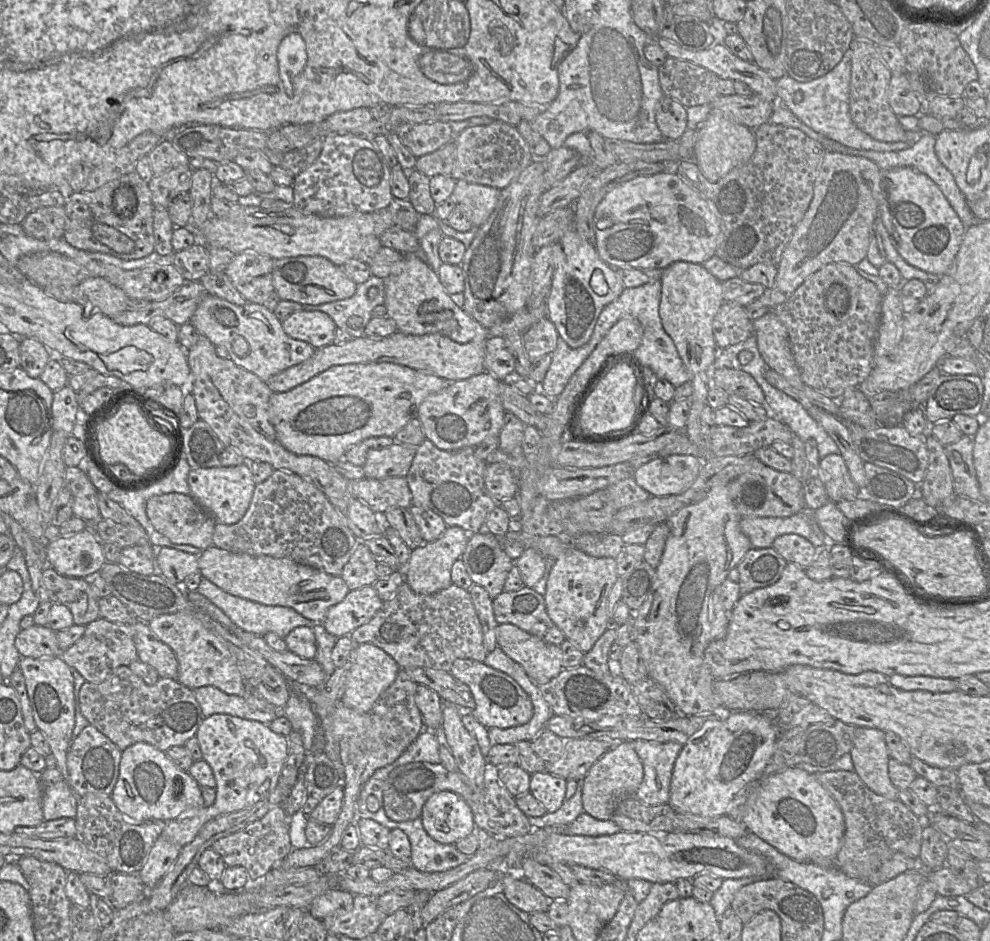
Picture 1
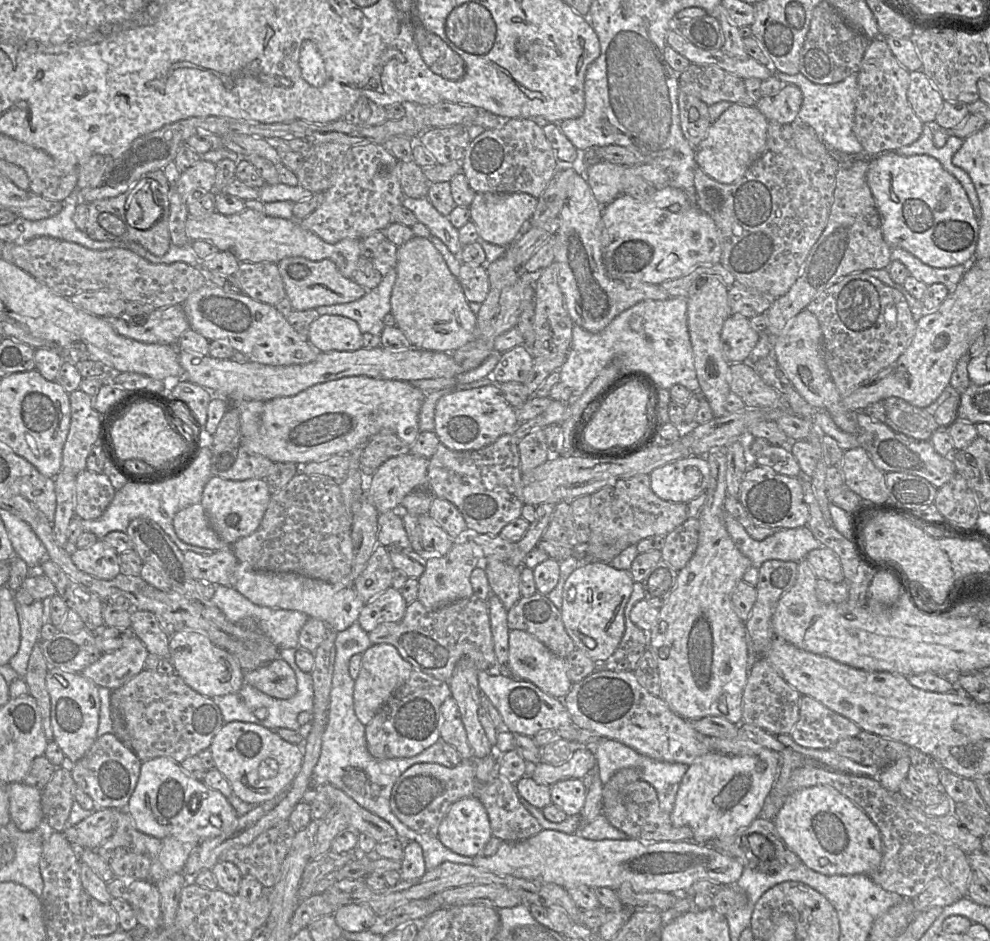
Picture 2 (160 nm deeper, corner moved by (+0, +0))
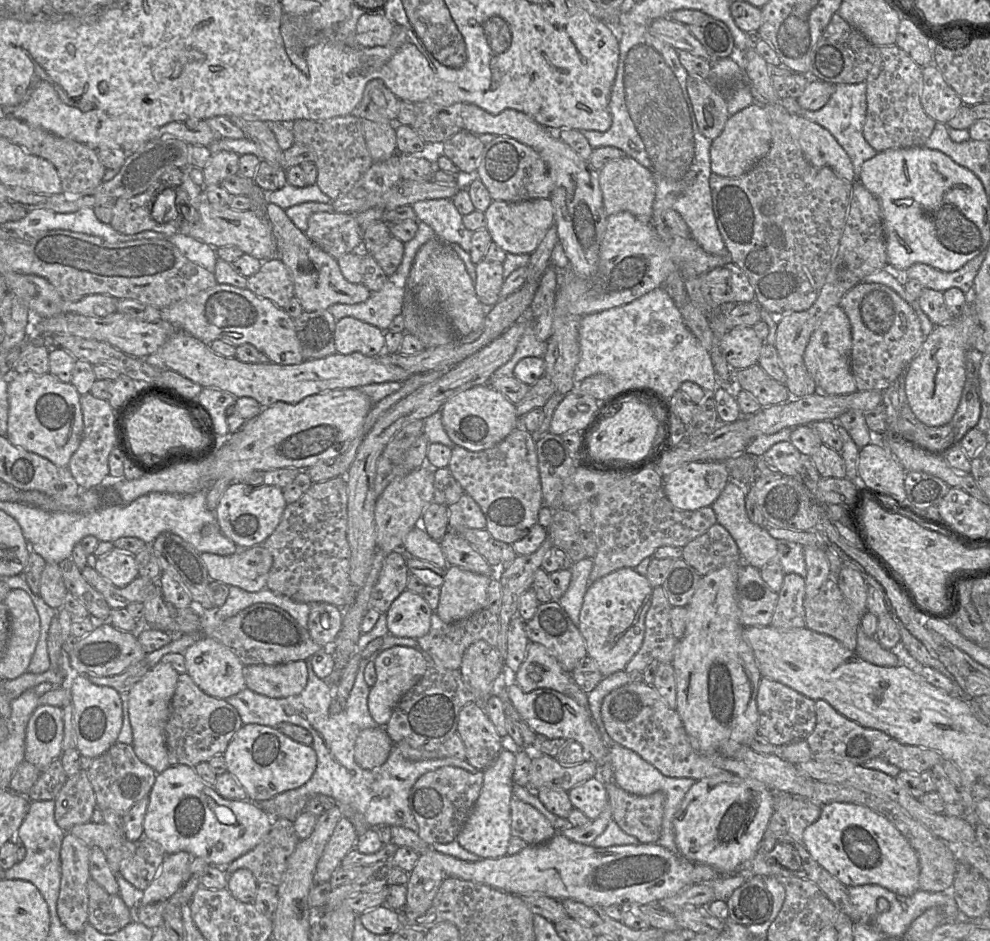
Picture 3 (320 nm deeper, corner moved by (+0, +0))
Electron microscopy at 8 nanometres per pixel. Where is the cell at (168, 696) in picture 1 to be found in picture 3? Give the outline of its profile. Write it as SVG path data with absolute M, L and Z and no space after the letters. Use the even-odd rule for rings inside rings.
M187 673L179 674L176 689L171 700L170 713L165 725L165 742L173 761L194 767L208 762L214 755L222 755L236 732L244 725L238 711L225 699L204 693Z

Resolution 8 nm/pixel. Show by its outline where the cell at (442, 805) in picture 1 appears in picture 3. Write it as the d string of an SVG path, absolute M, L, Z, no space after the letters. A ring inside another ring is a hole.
M502 749L493 763L483 770L481 793L456 841L467 851L482 859L507 855L511 835L510 802L513 797L515 754Z

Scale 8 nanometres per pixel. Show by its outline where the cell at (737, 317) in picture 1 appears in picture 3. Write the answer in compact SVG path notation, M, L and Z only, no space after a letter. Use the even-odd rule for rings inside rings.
M735 327L720 338L721 350L735 370L757 364L763 345L752 327Z

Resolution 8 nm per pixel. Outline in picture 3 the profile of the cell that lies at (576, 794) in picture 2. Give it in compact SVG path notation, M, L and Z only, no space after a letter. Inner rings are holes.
M594 777L570 789L568 796L573 807L590 820L596 819L608 804L606 786Z

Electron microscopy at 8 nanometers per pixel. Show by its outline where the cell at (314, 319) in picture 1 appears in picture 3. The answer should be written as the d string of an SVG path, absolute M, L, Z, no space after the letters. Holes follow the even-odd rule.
M344 317L336 322L334 341L336 353L360 353L365 356L380 356L385 352L385 331L353 317Z

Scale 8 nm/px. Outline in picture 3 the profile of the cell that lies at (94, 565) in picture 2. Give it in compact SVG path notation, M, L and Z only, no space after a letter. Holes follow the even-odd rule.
M116 548L91 559L93 568L118 587L124 587L139 576L135 557Z

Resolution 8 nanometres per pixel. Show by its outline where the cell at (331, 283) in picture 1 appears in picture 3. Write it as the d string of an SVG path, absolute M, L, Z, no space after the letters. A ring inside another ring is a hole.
M273 203L265 208L264 218L269 223L277 243L277 257L288 268L296 297L303 310L314 312L327 310L334 304L356 304L367 300L371 291L362 283L349 282L342 274L337 260L315 245L305 232L295 226L285 210Z

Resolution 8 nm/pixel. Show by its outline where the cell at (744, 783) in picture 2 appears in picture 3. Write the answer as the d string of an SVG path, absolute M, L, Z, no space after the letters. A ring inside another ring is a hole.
M730 772L697 780L683 798L673 821L679 855L711 866L722 875L738 873L757 853L774 811L773 795L763 783Z

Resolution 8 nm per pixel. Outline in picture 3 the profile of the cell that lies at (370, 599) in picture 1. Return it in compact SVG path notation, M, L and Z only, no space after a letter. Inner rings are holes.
M406 589L385 613L389 633L419 639L429 632L433 612L421 594Z

